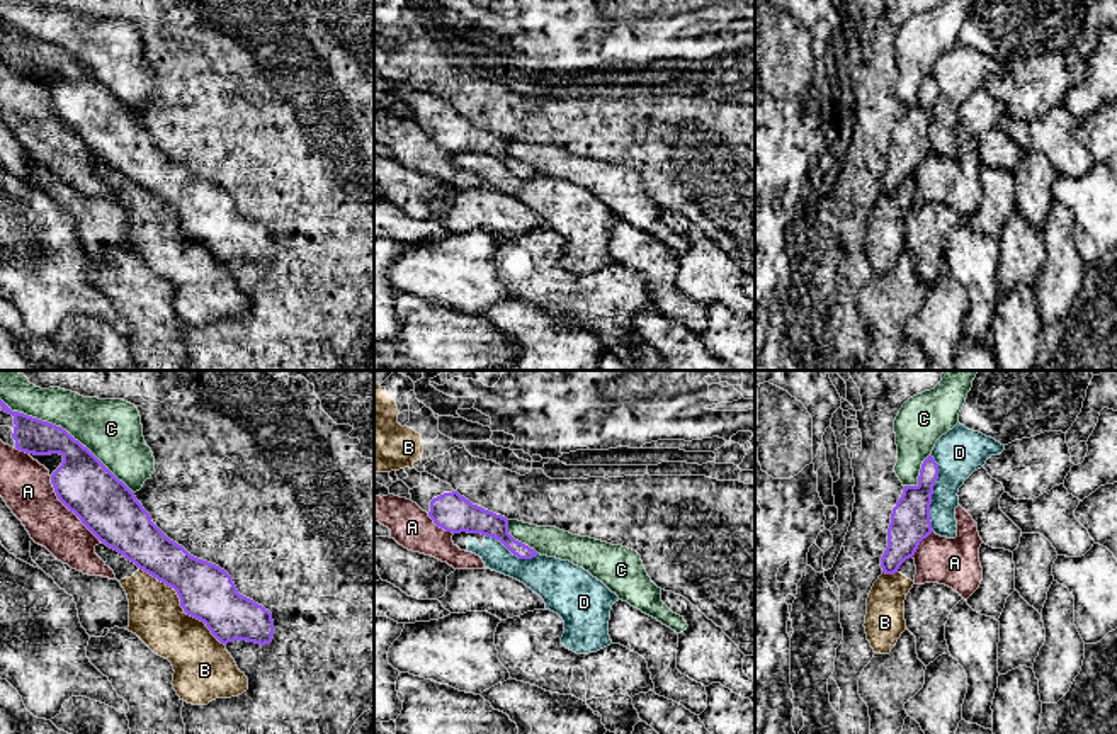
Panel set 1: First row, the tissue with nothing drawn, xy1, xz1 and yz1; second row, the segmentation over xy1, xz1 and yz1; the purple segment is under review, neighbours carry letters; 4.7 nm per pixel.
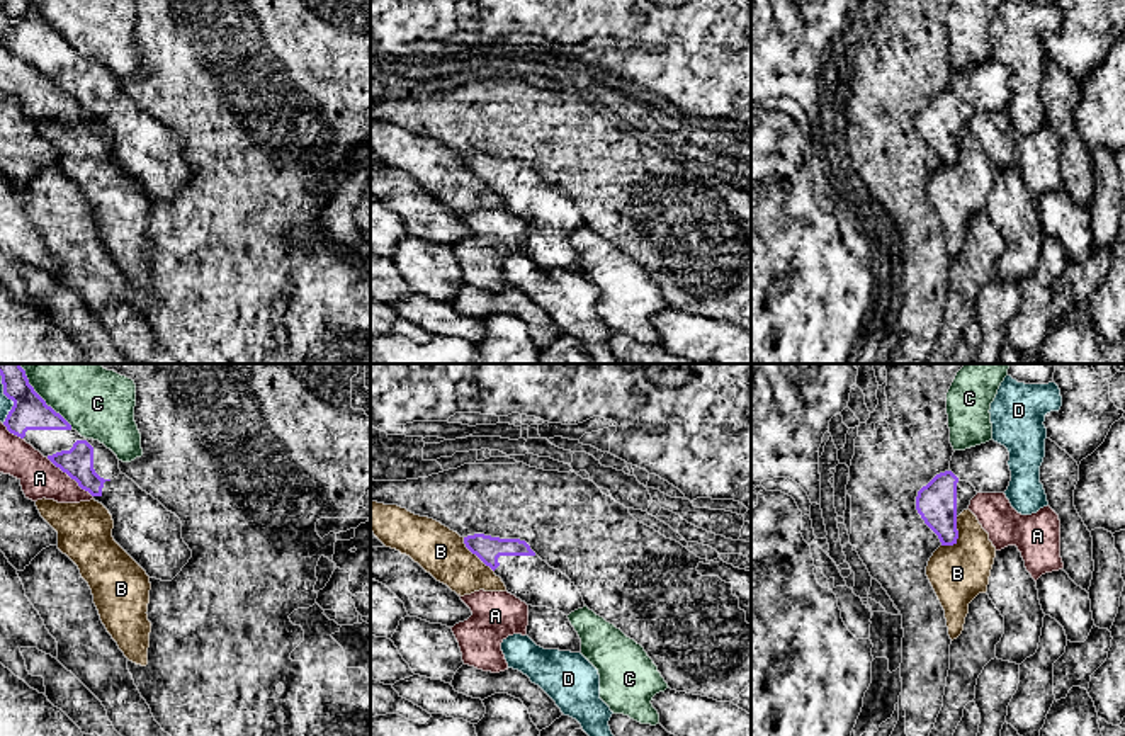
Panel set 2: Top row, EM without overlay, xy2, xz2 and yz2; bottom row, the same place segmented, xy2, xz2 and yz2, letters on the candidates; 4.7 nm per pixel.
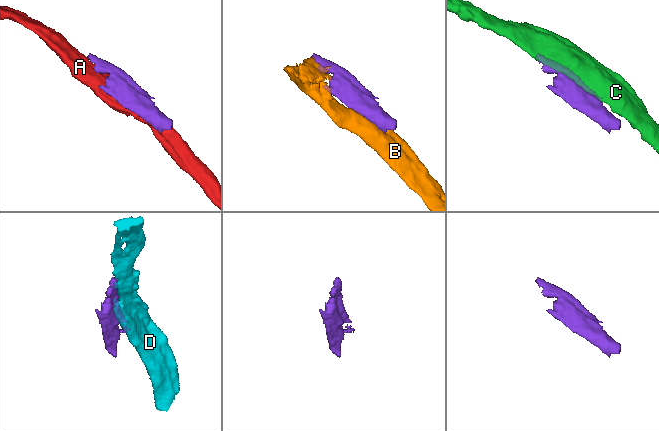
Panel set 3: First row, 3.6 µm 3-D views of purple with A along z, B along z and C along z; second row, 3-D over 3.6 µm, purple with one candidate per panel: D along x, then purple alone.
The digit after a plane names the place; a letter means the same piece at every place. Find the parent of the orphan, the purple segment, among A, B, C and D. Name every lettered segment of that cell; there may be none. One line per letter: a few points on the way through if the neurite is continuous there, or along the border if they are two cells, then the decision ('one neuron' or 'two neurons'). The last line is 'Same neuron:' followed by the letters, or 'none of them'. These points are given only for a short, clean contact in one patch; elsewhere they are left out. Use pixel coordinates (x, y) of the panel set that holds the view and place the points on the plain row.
A: two neurons
B: two neurons
C: two neurons
D: two neurons
Same neuron: none of them

